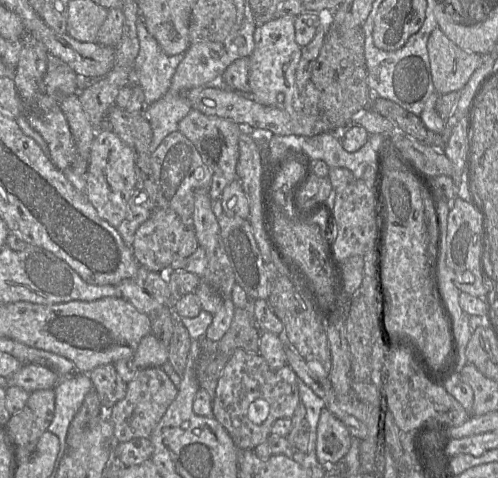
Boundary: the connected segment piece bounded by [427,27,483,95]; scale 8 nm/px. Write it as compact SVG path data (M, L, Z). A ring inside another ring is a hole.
M436 27L427 43L434 89L439 95L461 91L482 63L482 55L458 47Z

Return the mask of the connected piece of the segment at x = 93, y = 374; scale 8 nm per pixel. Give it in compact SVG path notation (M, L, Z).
M114 364L98 366L91 370L88 375L99 396L102 410L110 410L126 396L127 383L119 376Z

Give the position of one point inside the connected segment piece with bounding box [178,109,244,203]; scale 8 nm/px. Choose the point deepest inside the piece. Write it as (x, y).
(216, 139)

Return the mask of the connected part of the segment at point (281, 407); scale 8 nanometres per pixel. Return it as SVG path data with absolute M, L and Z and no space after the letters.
M237 349L219 378L215 397L212 400L212 409L213 417L227 430L239 450L254 450L258 444L267 441L273 423L280 418L291 418L299 403L297 375L289 365L272 371L260 354Z

